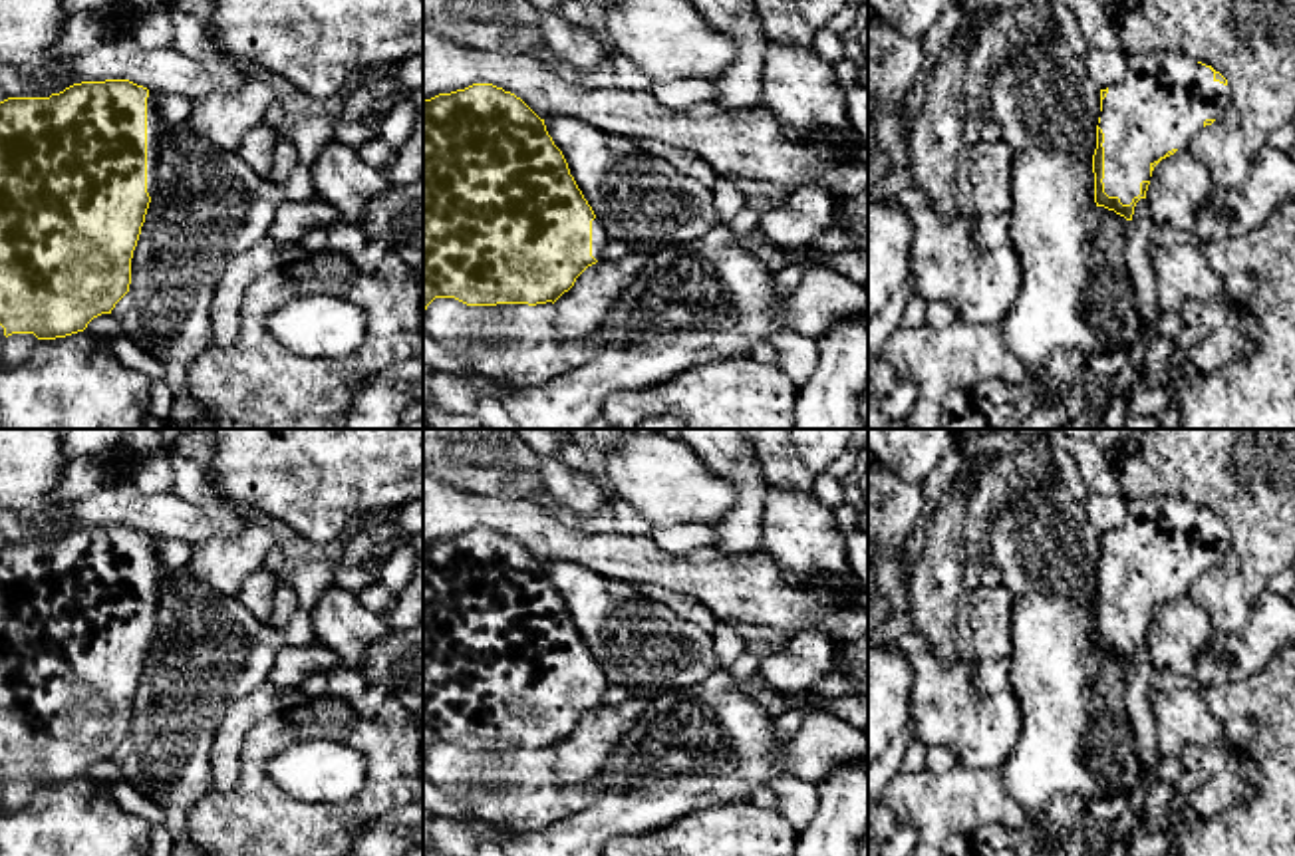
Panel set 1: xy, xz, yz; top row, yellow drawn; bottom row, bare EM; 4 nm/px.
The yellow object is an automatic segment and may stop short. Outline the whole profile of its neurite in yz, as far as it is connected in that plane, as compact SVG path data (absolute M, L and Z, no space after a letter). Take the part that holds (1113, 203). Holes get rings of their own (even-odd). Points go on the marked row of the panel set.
M1176 50L1130 54L1124 79L1100 89L1096 207L1132 220L1154 167L1188 149L1190 137L1220 119L1227 103L1227 79L1212 66Z

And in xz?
M473 83L423 99L423 316L435 298L554 304L608 240L544 119L520 97Z

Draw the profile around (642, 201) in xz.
M568 117L544 125L608 238L626 242L630 252L653 256L725 224L713 189L636 141Z

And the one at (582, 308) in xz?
M628 252L620 260L598 260L588 266L574 286L554 302L556 336L576 340L596 332L648 260L648 254Z

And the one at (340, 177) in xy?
M328 141L312 163L318 197L336 207L344 222L360 226L369 203L389 187L385 173L369 167L358 149Z

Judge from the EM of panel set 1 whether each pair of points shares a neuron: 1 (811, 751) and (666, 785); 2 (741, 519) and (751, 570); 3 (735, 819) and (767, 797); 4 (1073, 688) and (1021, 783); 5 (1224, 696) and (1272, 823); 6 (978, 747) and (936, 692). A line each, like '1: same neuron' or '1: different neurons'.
1: same neuron
2: different neurons
3: different neurons
4: same neuron
5: same neuron
6: same neuron

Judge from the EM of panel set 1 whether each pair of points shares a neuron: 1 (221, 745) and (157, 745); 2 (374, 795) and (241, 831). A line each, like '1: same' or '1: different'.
1: different
2: same

